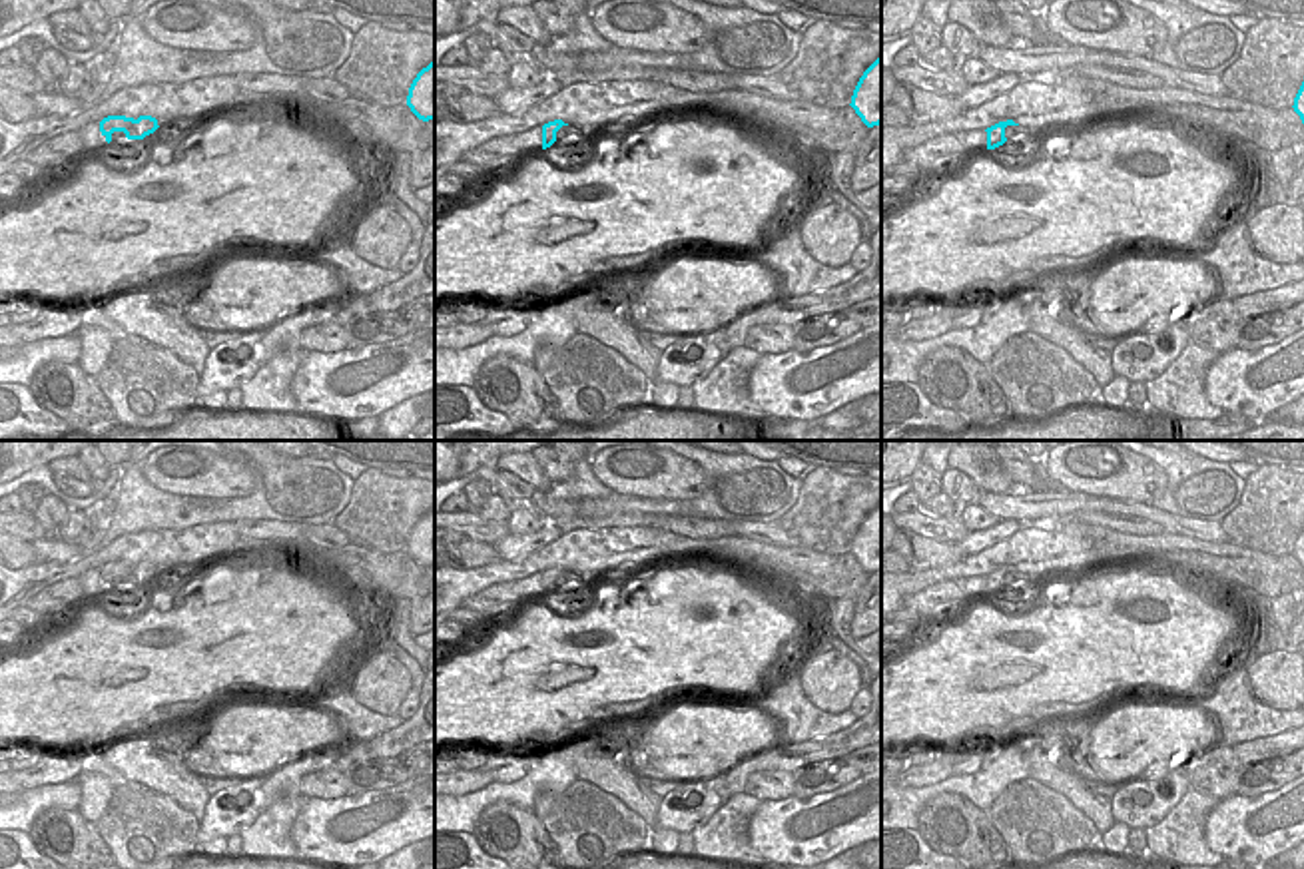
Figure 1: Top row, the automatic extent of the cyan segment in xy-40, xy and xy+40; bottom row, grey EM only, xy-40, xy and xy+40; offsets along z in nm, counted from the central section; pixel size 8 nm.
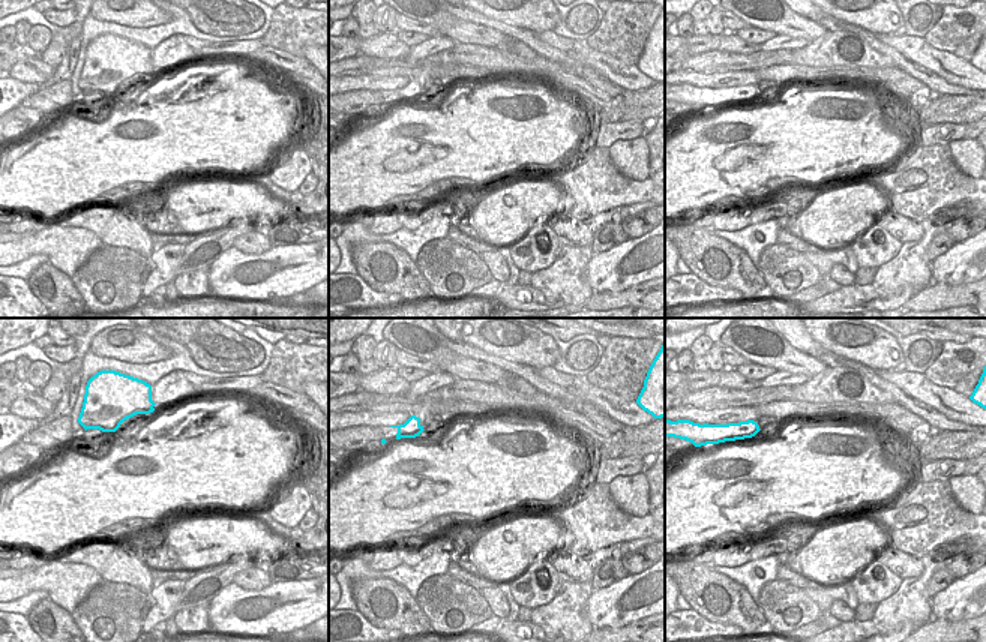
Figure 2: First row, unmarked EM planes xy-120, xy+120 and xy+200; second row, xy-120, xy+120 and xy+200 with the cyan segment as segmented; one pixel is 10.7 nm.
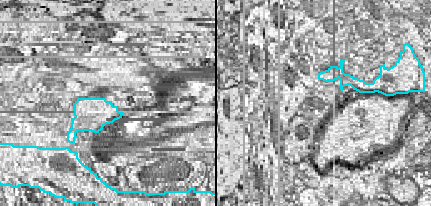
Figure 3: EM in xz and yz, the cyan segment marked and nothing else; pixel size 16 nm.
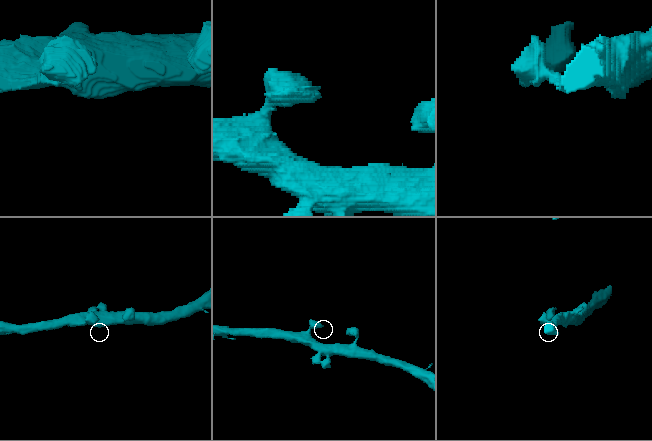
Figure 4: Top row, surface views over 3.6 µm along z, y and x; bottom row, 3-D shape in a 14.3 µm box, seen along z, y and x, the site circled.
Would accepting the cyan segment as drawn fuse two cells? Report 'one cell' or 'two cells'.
one cell

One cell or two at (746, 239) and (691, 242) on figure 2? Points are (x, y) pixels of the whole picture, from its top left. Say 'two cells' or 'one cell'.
two cells

